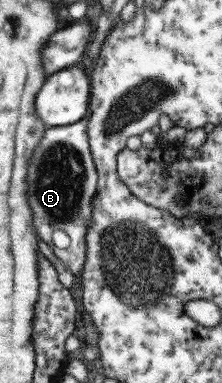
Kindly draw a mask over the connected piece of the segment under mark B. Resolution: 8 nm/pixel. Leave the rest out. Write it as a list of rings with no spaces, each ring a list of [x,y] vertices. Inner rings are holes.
[[[86,116],[74,124],[48,127],[34,149],[26,175],[26,196],[38,236],[74,276],[80,276],[85,263],[85,234],[92,216],[92,202],[98,182],[88,144],[88,121]]]

